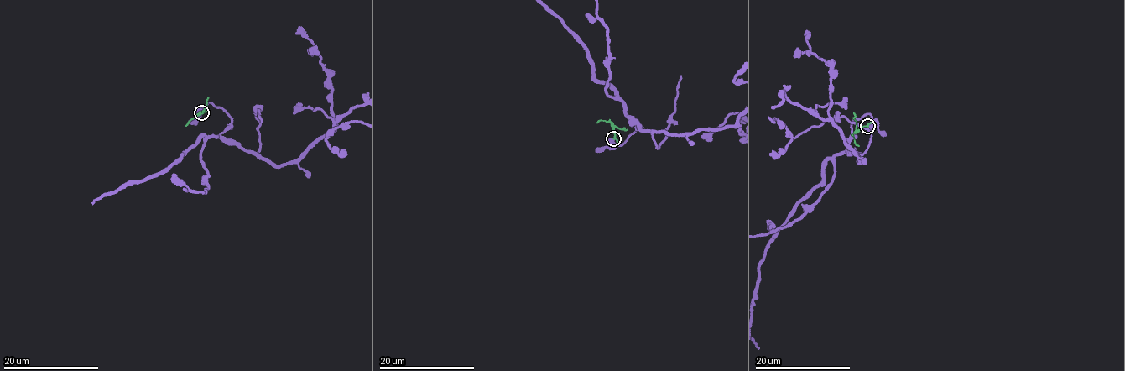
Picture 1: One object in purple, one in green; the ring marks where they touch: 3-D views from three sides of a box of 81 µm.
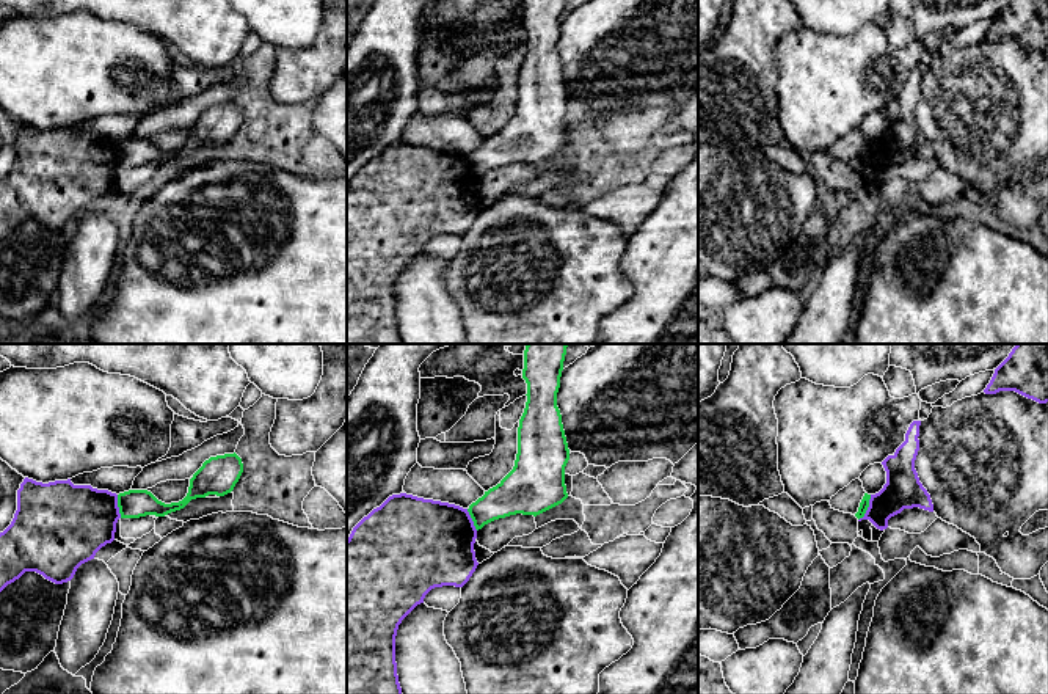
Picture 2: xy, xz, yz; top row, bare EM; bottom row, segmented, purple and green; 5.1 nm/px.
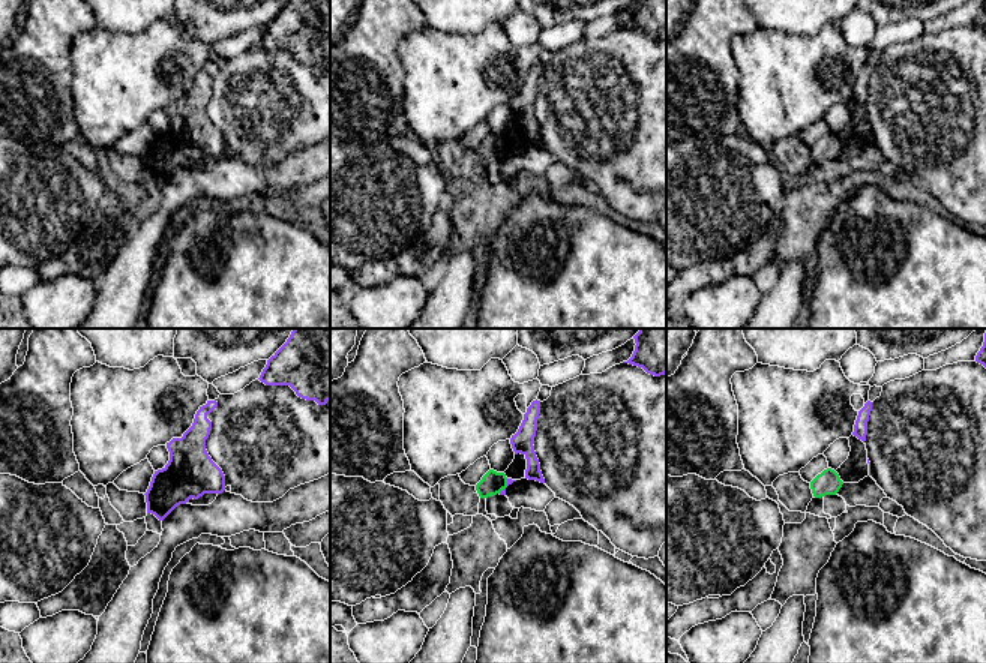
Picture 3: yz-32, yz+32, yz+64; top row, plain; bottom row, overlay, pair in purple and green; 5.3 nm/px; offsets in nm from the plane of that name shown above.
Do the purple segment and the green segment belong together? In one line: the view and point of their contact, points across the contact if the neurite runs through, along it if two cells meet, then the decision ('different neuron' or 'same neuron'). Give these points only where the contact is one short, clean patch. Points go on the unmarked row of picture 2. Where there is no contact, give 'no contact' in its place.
yz (868, 156) | along yz (871, 143), (869, 154), (858, 168) | different neuron

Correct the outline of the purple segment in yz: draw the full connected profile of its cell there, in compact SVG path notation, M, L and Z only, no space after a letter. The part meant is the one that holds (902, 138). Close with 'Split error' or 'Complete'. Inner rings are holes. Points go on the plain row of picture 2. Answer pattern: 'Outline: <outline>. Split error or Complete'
Outline: M913 69L905 82L905 89L882 110L886 132L879 141L871 143L869 155L858 170L869 168L883 179L888 176L888 168L904 157L919 155L933 160L930 143L919 130L915 118L919 99L919 74L921 69Z. Complete

